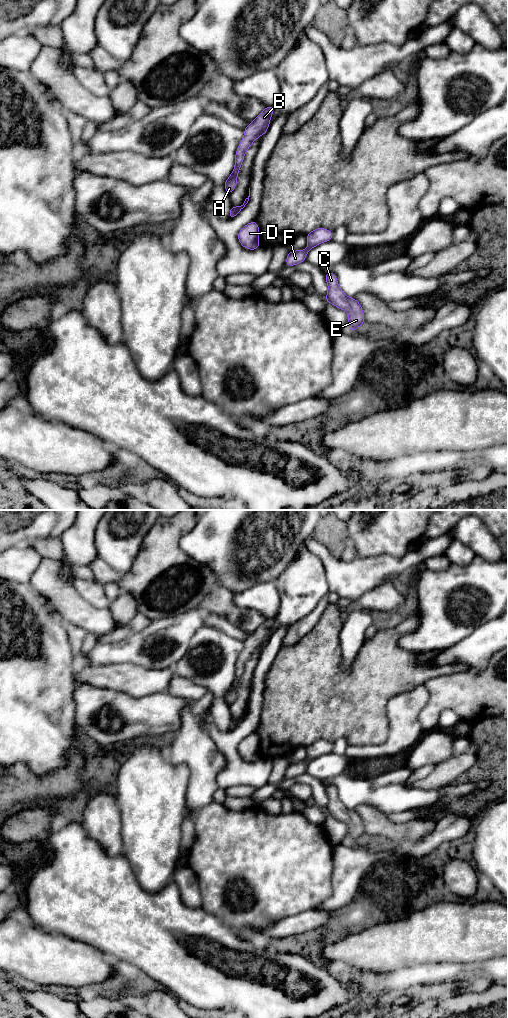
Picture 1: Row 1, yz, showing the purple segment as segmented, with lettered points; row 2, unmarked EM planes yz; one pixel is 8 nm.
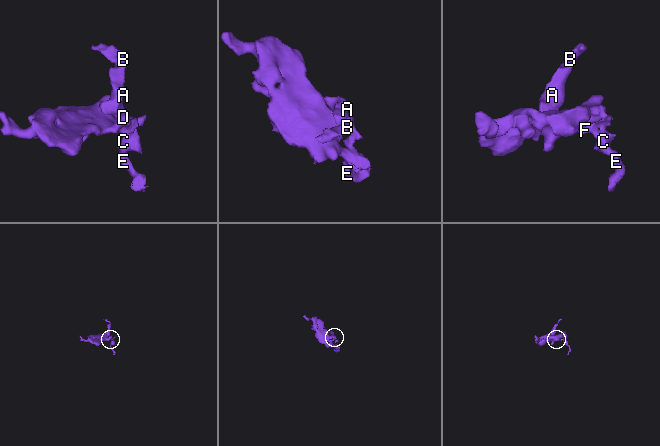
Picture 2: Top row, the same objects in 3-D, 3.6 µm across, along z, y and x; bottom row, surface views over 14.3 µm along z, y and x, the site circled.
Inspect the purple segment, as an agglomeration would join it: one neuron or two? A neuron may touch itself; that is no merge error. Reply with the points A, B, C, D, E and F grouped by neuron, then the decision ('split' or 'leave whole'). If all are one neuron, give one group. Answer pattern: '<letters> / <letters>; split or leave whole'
A B C D E F; leave whole

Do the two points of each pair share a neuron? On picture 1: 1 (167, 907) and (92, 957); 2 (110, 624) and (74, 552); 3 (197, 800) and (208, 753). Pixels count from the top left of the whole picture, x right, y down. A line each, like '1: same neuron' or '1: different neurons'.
1: different neurons
2: different neurons
3: same neuron

